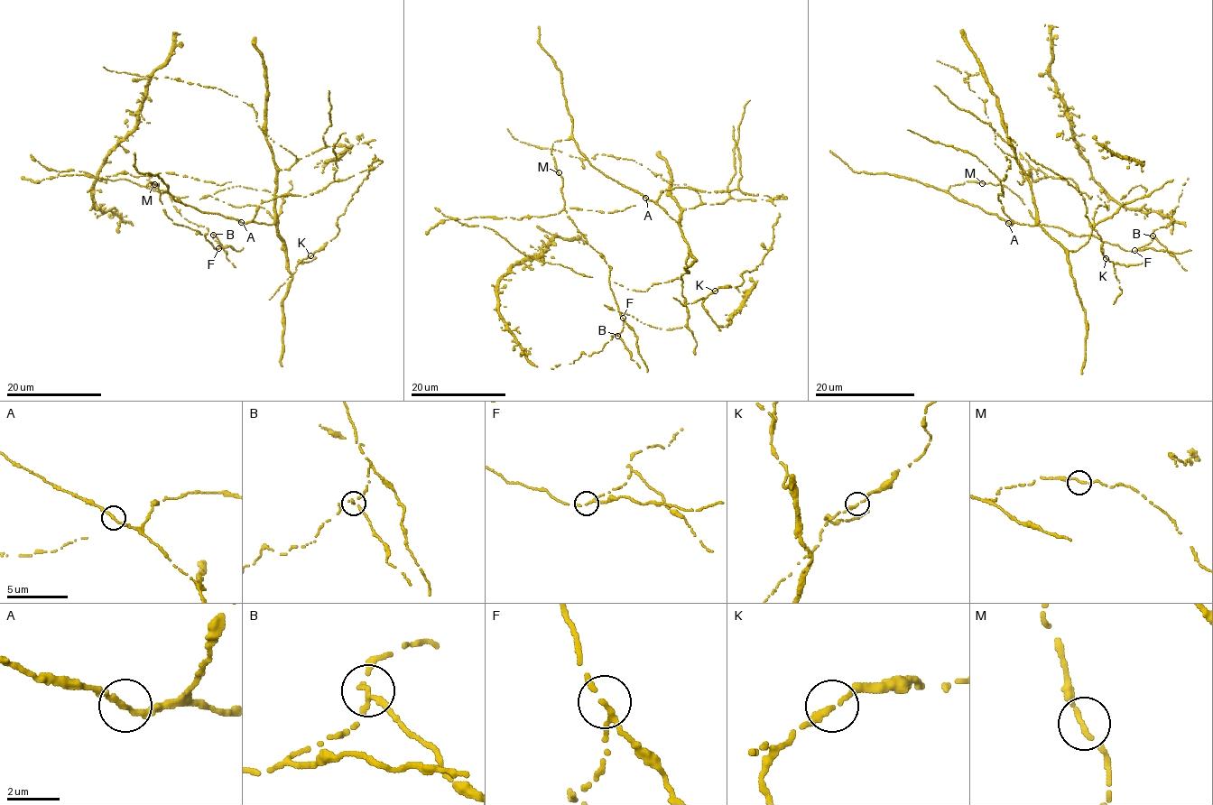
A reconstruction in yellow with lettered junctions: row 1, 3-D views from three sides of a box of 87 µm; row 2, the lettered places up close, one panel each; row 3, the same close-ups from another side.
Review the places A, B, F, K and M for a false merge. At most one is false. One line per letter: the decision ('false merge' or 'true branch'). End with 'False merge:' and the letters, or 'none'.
A: true branch
B: false merge
F: true branch
K: true branch
M: true branch
False merge: B

